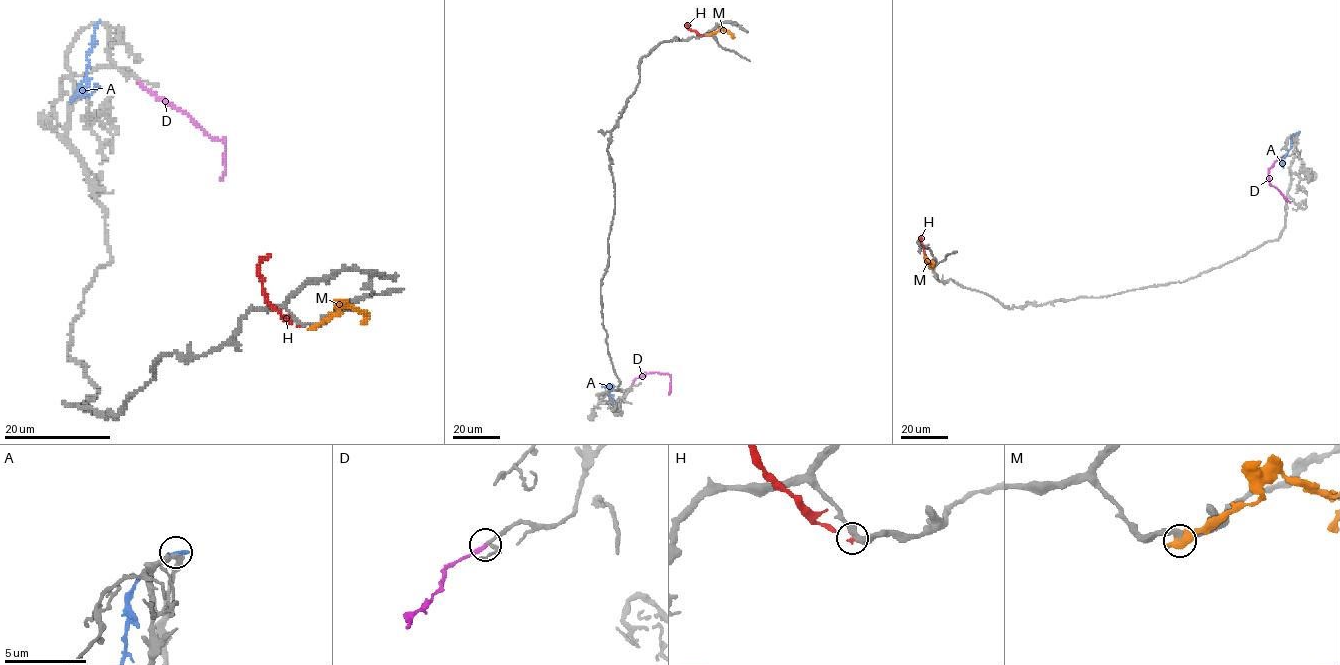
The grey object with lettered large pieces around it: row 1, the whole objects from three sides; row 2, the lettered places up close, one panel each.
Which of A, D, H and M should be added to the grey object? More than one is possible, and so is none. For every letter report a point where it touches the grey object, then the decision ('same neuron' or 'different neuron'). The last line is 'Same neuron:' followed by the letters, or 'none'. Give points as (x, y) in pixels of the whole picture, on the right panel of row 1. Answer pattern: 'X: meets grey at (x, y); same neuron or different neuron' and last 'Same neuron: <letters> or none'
A: meets grey at (1298, 132); different neuron
D: meets grey at (1280, 158); same neuron
H: meets grey at (931, 267); different neuron
M: meets grey at (930, 268); different neuron
Same neuron: D

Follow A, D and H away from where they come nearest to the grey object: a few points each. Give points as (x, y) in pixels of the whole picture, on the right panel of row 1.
A: (1298, 132), (1292, 137), (1290, 149), (1282, 158), (1283, 165), (1280, 160)
D: (1280, 158), (1269, 169), (1269, 184), (1291, 201)
H: (931, 267), (921, 235)

